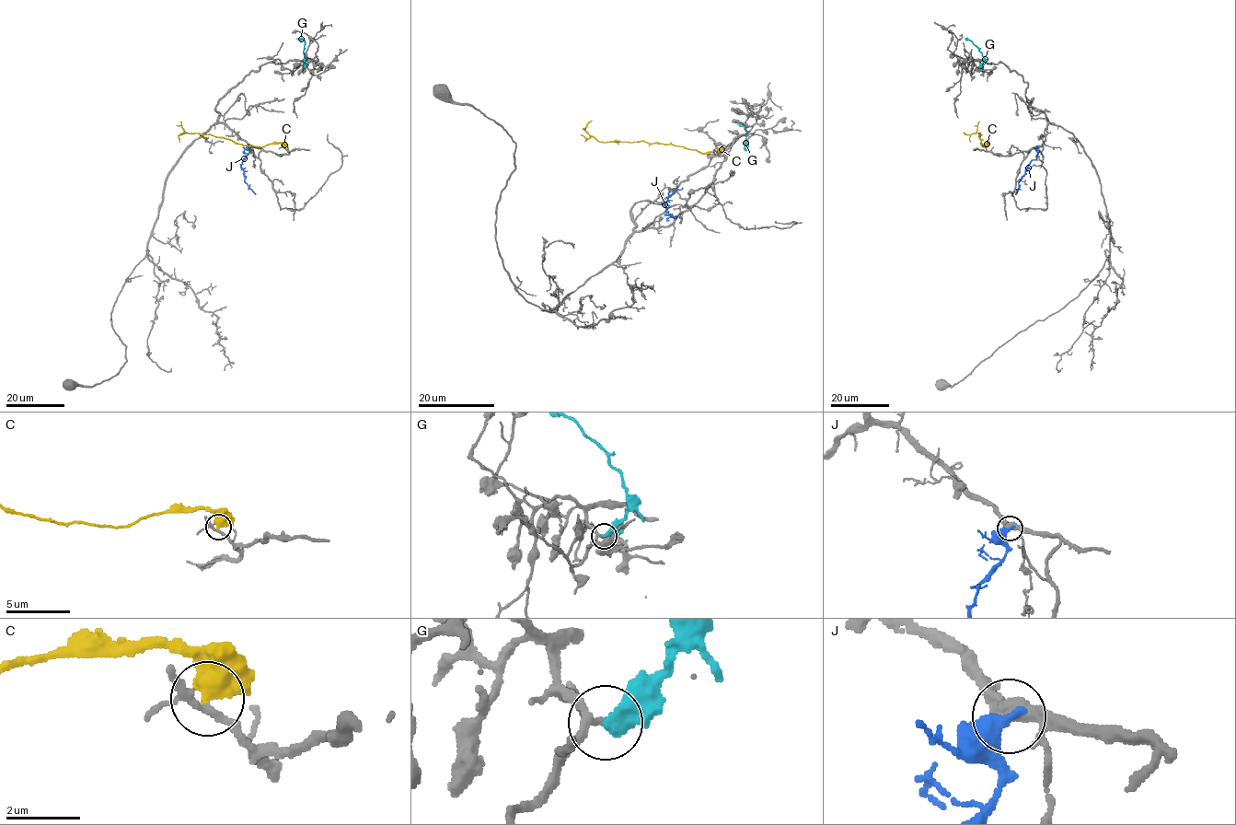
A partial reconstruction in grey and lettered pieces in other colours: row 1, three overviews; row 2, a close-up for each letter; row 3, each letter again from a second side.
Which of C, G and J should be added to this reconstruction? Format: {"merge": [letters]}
{"merge": ["G"]}

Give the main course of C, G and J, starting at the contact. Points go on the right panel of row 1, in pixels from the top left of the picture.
C: (987, 146), (987, 143), (986, 146), (982, 145), (980, 133), (967, 134), (964, 132)
G: (977, 67), (984, 56), (971, 40), (964, 38)
J: (1037, 146), (1037, 157), (1030, 163), (1015, 194)

